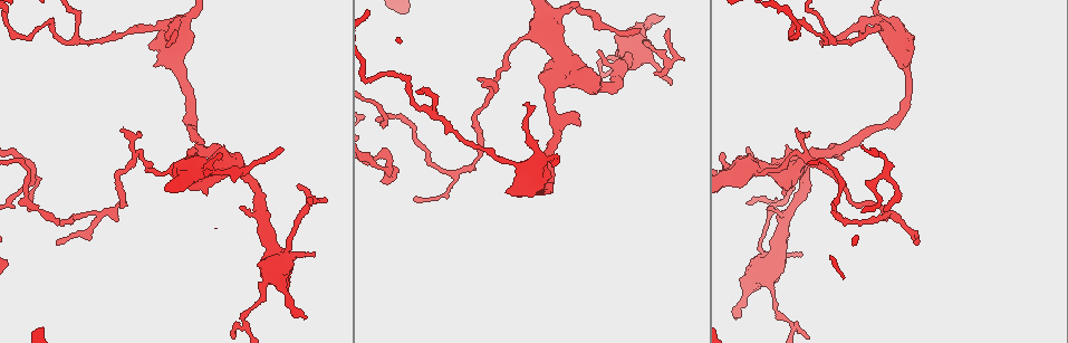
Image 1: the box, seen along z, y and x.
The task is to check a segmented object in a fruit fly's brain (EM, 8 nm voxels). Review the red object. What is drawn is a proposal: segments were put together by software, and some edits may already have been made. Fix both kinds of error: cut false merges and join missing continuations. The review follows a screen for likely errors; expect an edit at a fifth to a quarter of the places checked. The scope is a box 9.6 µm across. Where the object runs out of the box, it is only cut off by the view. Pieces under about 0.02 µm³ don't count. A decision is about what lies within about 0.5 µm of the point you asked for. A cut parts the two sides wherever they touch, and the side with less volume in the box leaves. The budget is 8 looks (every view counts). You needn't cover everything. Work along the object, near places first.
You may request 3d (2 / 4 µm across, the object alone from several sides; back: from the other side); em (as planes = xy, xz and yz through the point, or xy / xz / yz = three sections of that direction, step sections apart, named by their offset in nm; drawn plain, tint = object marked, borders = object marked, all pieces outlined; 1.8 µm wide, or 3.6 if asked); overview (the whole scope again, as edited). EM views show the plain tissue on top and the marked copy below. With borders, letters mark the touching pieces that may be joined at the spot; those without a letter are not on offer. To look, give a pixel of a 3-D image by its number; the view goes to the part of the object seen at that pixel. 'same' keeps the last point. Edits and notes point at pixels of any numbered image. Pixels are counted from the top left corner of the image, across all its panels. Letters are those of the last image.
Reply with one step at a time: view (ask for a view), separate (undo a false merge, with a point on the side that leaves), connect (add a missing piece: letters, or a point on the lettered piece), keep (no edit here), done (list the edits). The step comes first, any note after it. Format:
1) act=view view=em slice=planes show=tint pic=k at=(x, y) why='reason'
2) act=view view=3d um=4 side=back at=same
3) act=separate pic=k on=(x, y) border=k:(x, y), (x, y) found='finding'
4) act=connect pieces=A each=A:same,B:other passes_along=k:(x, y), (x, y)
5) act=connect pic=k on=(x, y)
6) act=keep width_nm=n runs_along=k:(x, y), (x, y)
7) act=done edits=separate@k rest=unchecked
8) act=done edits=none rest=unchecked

act=view view=3d um=4 pic=1 at=(885, 209) why='thin end'

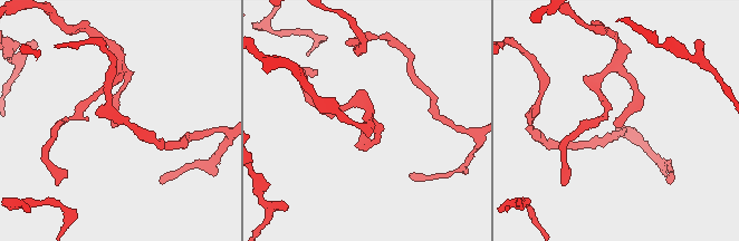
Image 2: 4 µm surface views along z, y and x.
act=view view=em slice=xz step=8 show=borders pic=2 at=(117, 126) why='now the EM'

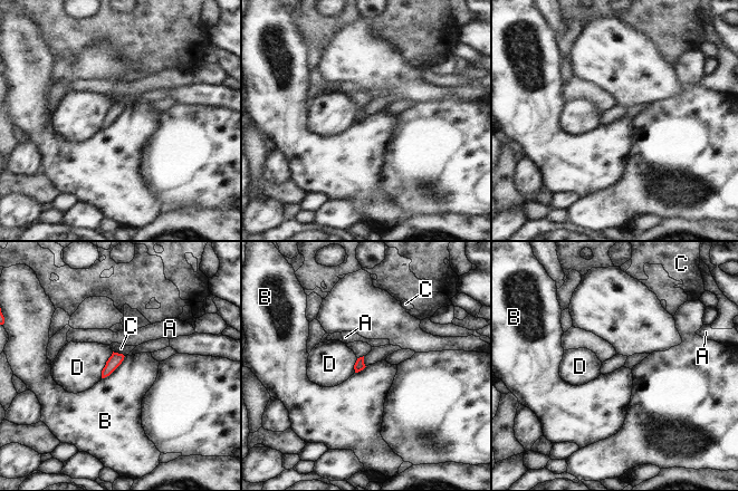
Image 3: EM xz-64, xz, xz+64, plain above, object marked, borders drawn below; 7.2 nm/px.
act=view view=em slice=planes show=borders at=same

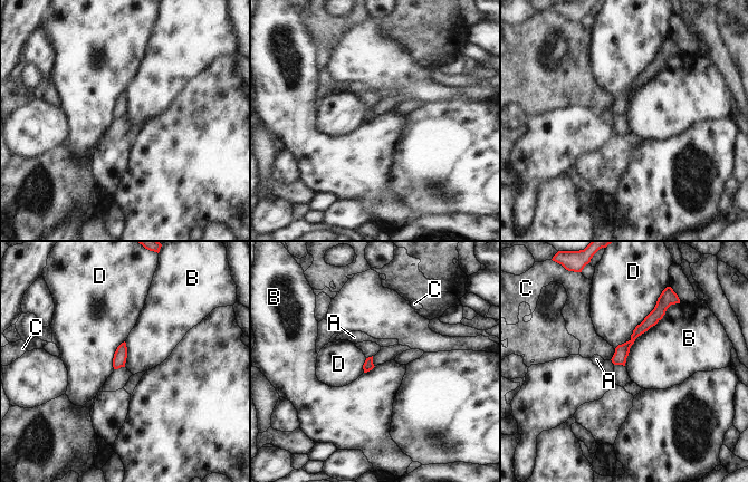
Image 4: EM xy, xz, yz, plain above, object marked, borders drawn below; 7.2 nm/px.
act=keep longest_contact=B:550nm each=A:other,B:other,C:other,D:other runs_along=4:(660, 309), (622, 350), (616, 362) found='no lettered piece goes on from it'

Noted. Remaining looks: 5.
act=view view=3d um=2 pic=1 at=(892, 215) why='branch point'

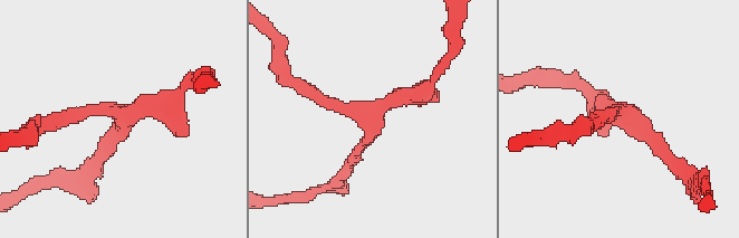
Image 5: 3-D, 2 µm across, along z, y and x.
act=view view=em slice=planes show=tint pic=5 at=(126, 113) why='now the EM'

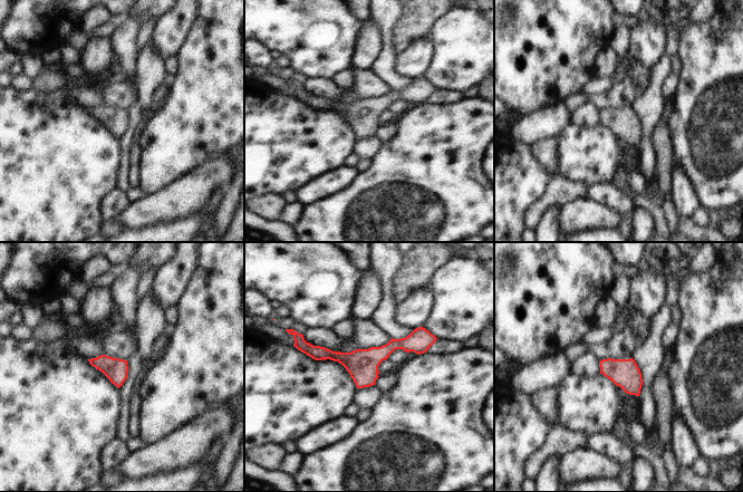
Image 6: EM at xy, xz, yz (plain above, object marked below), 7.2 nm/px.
act=view view=em slice=planes show=borders at=same

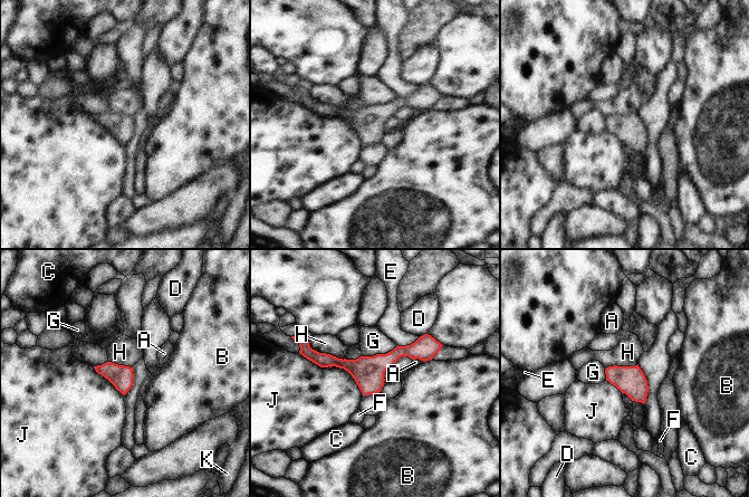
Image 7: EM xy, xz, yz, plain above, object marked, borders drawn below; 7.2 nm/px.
act=keep width_nm=170 each=A:other,B:other,C:other,D:other,E:other,F:other,G:other,H:other,J:other,K:other border=7:(308, 342), (313, 349), (342, 359) found='all the same cell'

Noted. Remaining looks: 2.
act=view view=3d um=4 pic=1 at=(566, 8) why='abrupt turn'

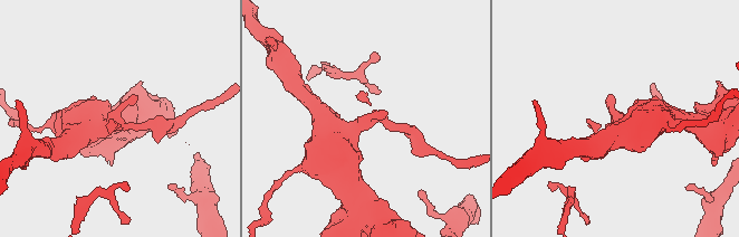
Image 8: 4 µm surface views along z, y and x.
act=view view=em um=3.6 slice=planes show=borders pic=8 at=(614, 117)

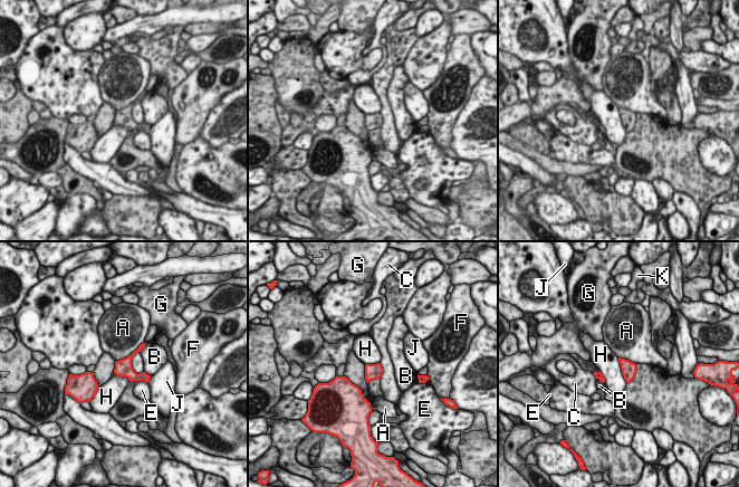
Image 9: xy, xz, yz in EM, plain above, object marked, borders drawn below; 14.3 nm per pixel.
act=keep each=A:other,B:other,C:other,E:other,F:other,G:other,H:other,J:other,K:other border=9:(617, 357), (621, 373), (626, 383) found='continuous, no second cell'

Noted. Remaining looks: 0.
act=done edits=none rest=unchecked

